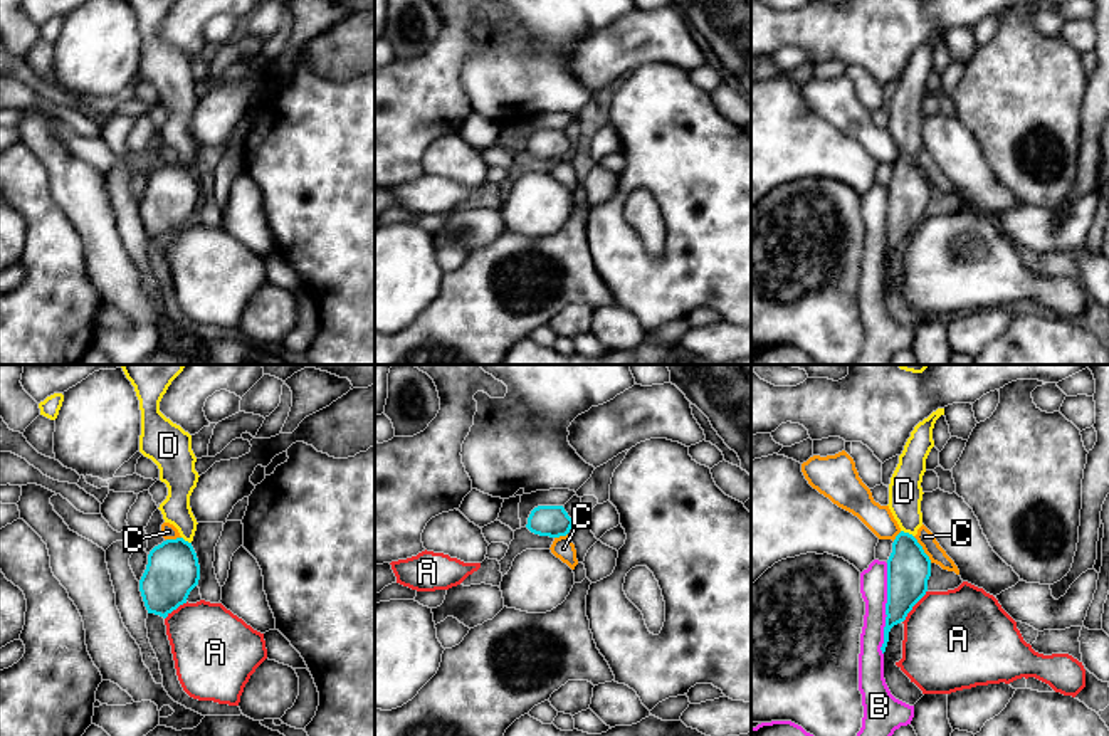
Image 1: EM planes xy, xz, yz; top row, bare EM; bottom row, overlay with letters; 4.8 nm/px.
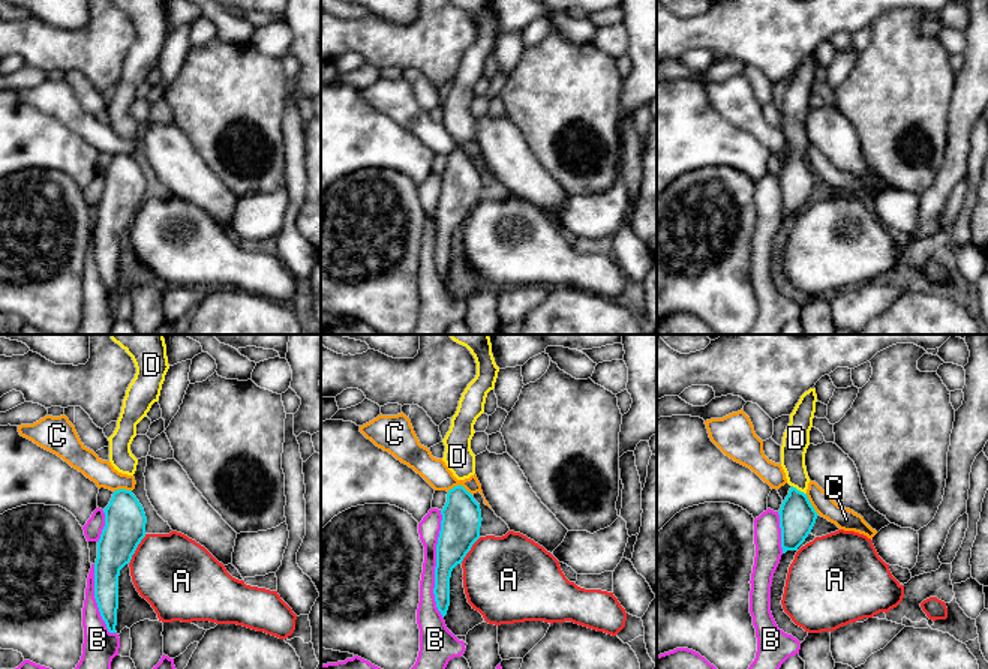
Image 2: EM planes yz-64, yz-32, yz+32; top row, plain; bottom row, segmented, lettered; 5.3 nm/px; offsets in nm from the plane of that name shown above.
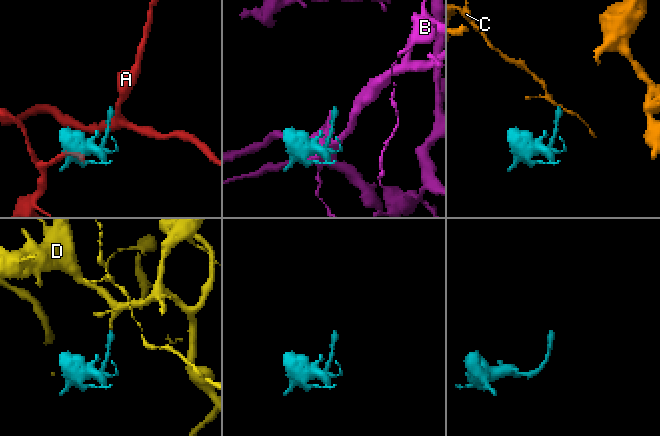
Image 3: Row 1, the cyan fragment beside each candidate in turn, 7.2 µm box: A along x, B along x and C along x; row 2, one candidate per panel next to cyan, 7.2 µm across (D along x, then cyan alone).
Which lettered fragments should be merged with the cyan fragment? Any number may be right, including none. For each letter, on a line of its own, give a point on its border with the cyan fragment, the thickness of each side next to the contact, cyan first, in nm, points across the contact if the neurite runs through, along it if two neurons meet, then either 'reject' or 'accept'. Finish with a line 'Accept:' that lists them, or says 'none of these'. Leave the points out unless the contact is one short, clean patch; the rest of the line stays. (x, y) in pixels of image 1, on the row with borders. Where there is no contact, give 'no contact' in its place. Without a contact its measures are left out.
A: meets cyan in yz at (913, 605); 200 nm thick on the cyan side, 460 nm on the other; reject
B: meets cyan in yz at (886, 609); 200 nm thick on the cyan side, 130 nm on the other; reject
C: meets cyan in yz at (923, 550); 200 nm thick on the cyan side, 80 nm on the other; border along yz (913, 536), (931, 562); reject
D: meets cyan in yz at (908, 533); 200 nm thick on the cyan side, 160 nm on the other; runs through yz (908, 567), (908, 533), (904, 491); accept
Accept: D

